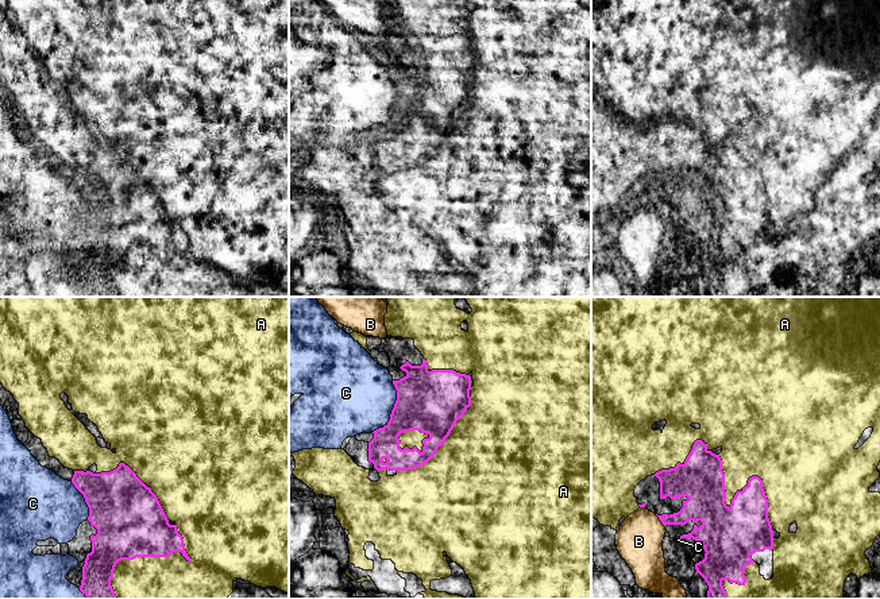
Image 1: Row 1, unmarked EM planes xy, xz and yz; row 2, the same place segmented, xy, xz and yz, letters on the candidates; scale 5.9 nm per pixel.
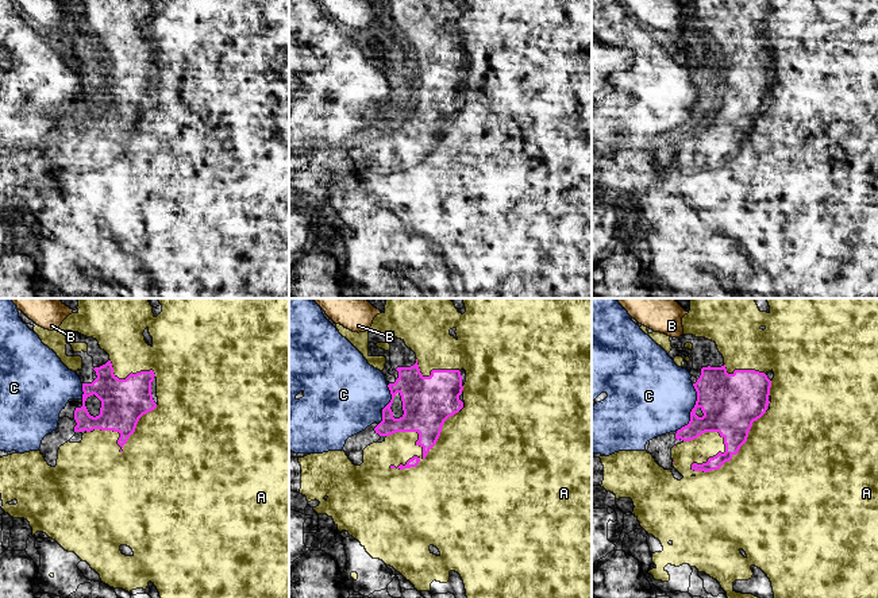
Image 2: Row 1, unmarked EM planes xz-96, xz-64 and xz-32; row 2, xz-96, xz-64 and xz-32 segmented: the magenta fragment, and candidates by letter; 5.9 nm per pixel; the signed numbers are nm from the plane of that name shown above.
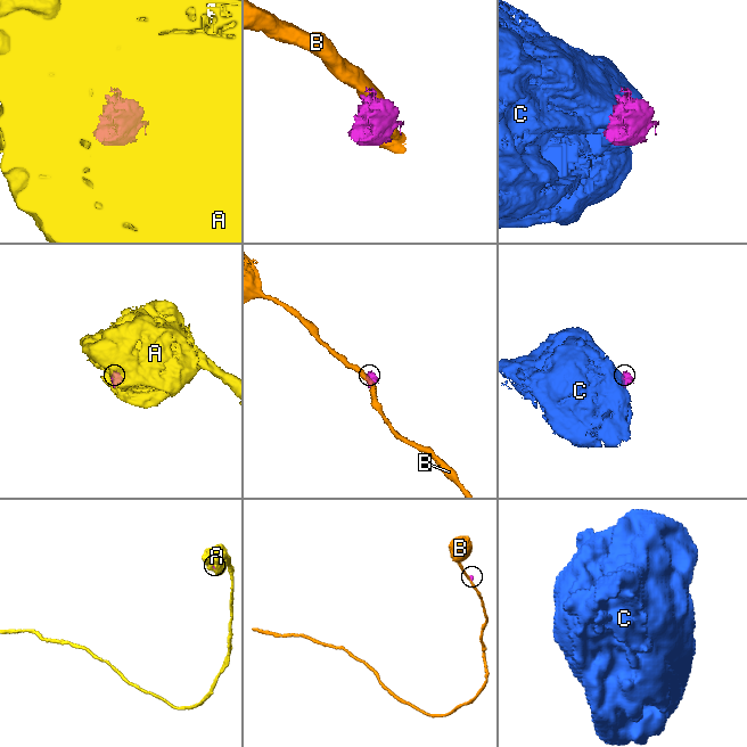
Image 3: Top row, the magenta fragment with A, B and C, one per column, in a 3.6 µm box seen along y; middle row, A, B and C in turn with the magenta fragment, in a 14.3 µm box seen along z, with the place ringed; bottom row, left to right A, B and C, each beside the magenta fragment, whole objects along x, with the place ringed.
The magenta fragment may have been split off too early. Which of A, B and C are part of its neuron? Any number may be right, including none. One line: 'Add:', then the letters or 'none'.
Add: A

